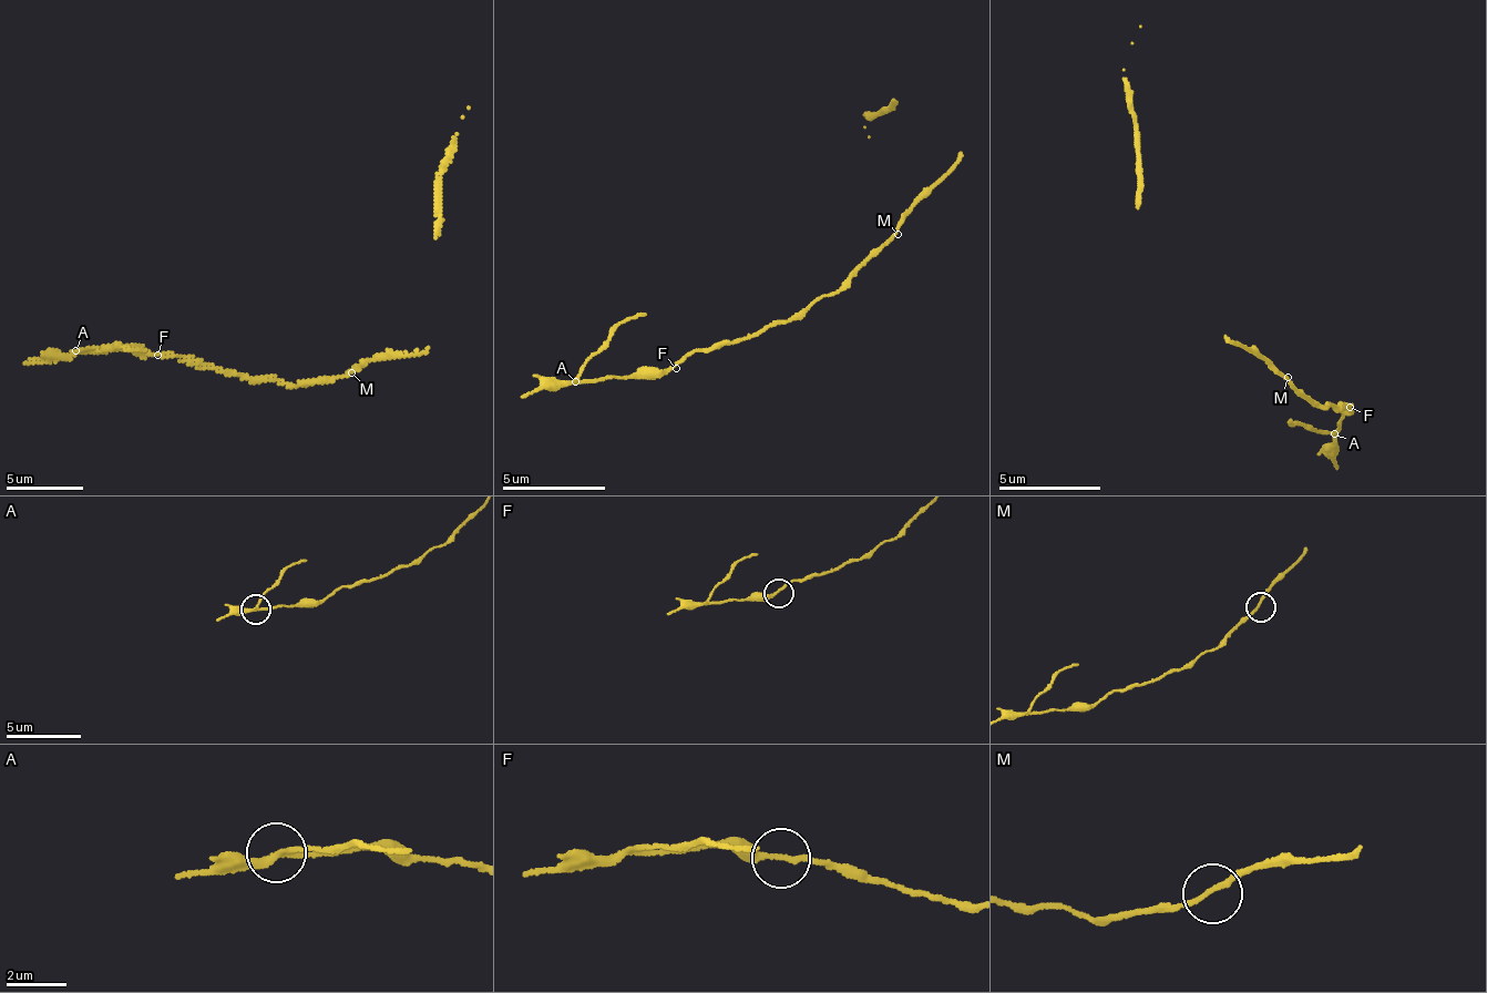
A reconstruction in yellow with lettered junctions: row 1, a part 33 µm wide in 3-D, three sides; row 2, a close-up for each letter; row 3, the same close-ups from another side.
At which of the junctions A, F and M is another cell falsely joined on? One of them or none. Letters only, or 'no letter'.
A

